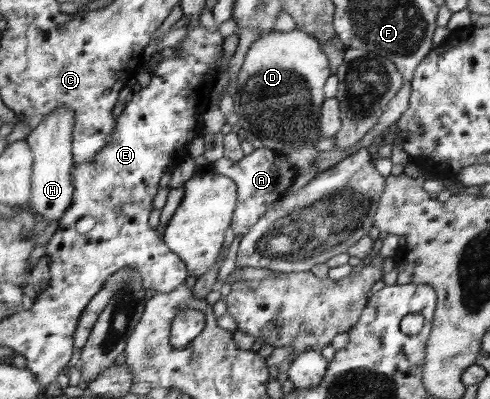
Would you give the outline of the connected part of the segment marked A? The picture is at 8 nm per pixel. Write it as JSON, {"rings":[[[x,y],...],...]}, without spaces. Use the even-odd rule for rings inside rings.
{"rings":[[[258,148],[243,159],[233,163],[223,156],[211,163],[211,171],[232,178],[238,187],[238,205],[234,211],[231,232],[235,236],[245,236],[281,196],[288,193],[297,177],[297,168],[289,162],[286,154],[269,149]]]}

